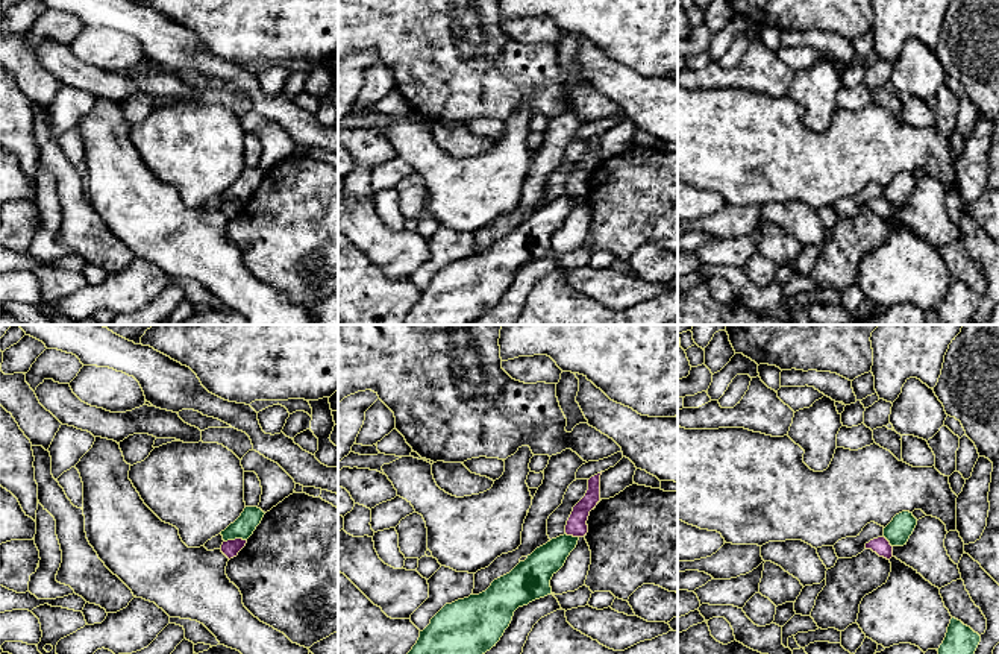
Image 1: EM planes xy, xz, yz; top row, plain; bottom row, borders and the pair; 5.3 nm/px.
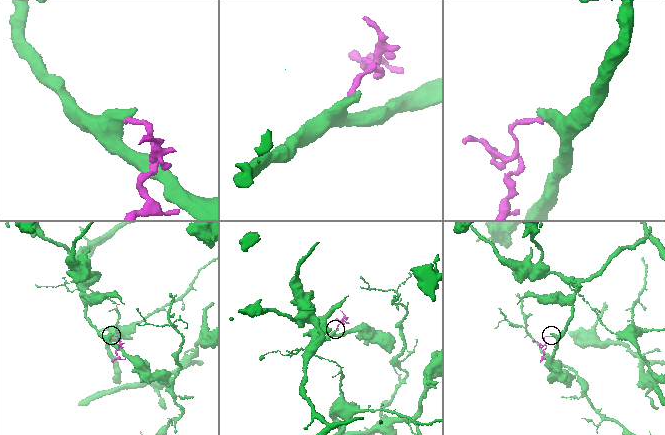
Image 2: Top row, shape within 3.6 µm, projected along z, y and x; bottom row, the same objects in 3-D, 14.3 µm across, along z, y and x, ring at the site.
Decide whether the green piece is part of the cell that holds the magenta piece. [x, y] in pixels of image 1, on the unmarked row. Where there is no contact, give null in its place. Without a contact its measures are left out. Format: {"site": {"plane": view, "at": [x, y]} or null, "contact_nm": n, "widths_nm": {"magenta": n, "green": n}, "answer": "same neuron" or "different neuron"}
{"site": {"plane": "xy", "at": [235, 199]}, "contact_nm": 120, "widths_nm": {"magenta": 90, "green": 110}, "answer": "different neuron"}

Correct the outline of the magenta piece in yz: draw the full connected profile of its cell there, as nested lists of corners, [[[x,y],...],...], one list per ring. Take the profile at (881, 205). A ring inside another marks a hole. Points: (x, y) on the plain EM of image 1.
[[[878,197],[866,203],[866,209],[872,209],[879,217],[890,220],[893,217],[893,206],[885,197]]]

